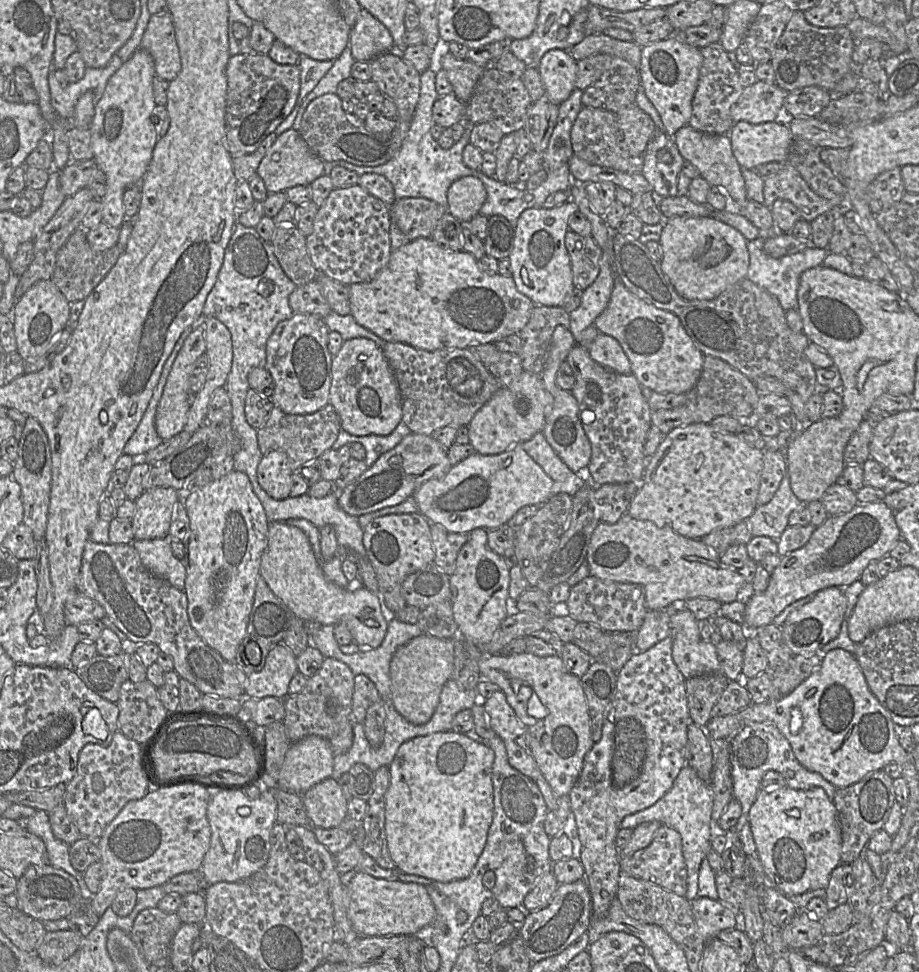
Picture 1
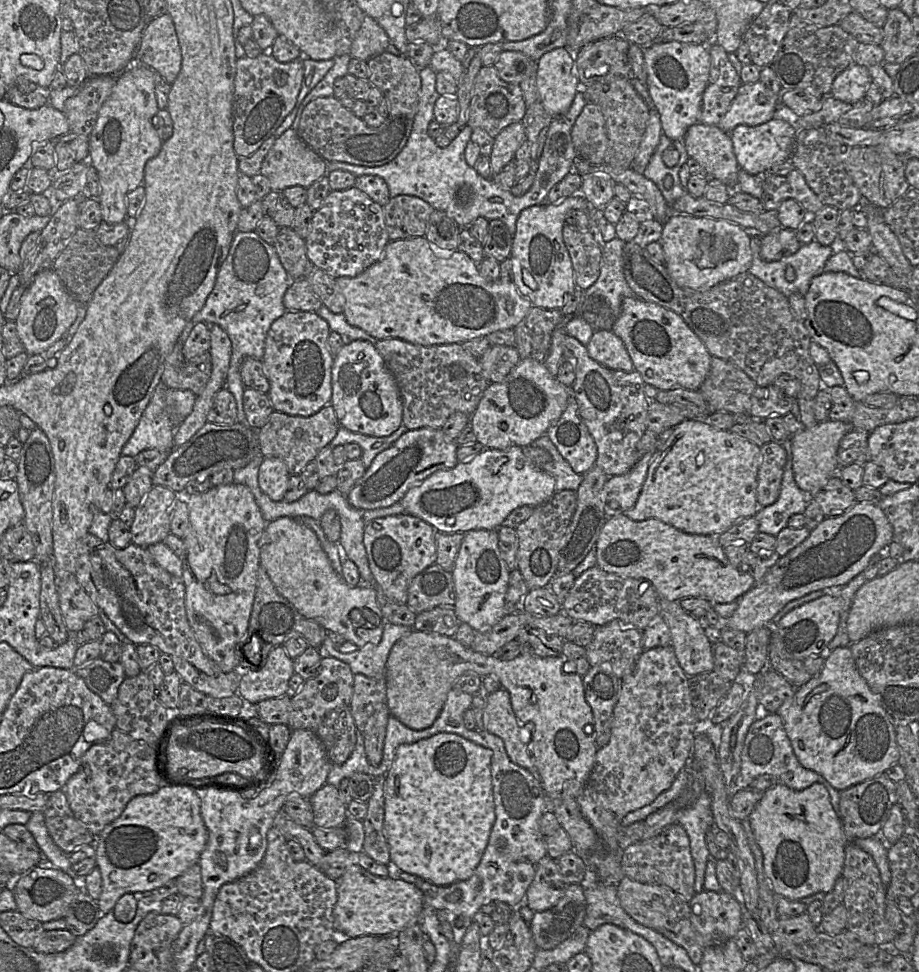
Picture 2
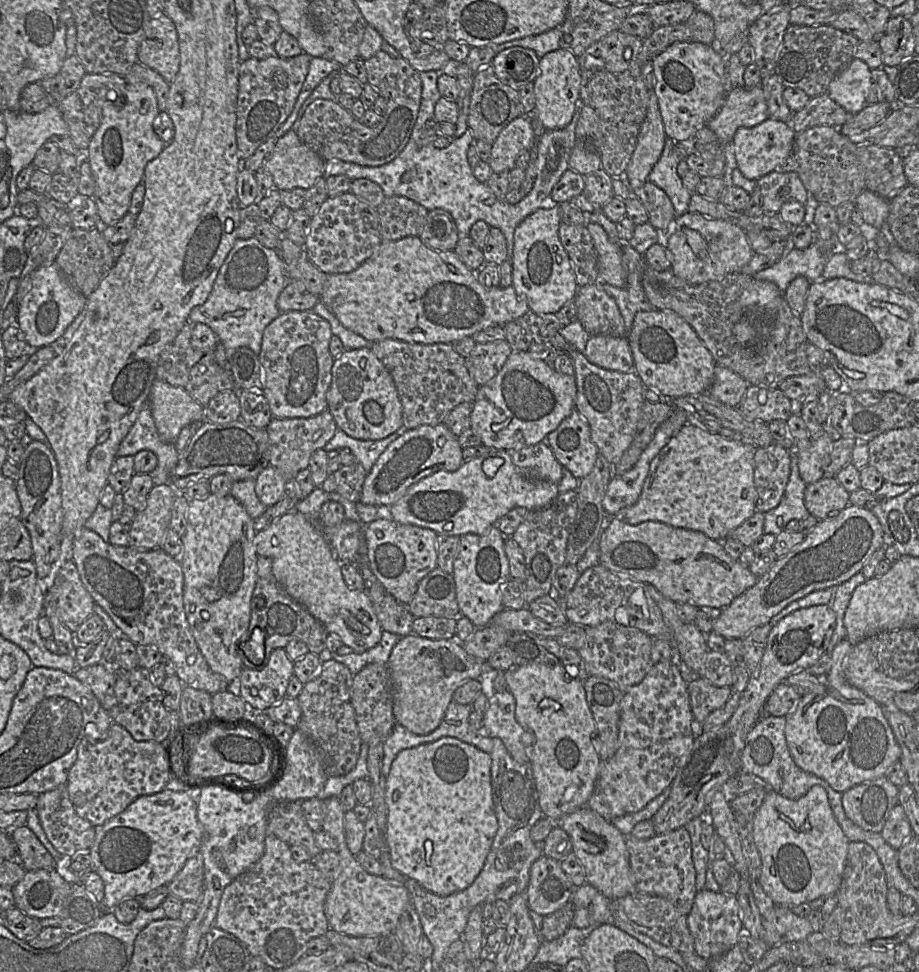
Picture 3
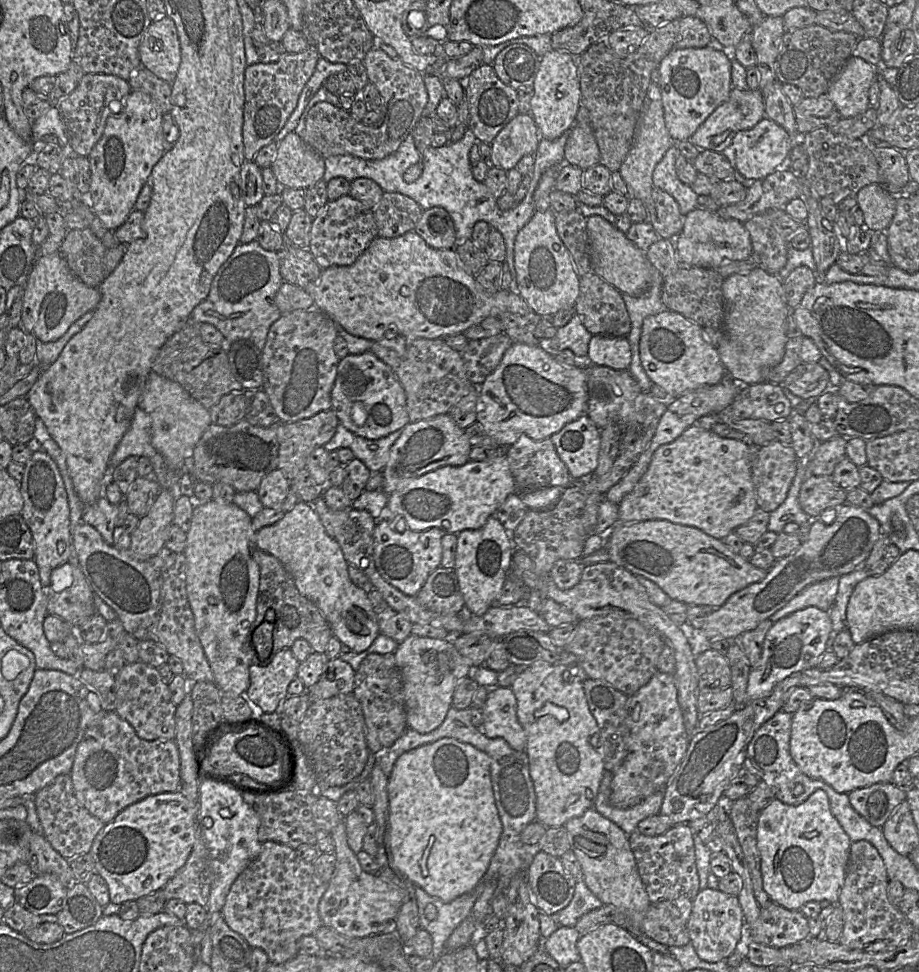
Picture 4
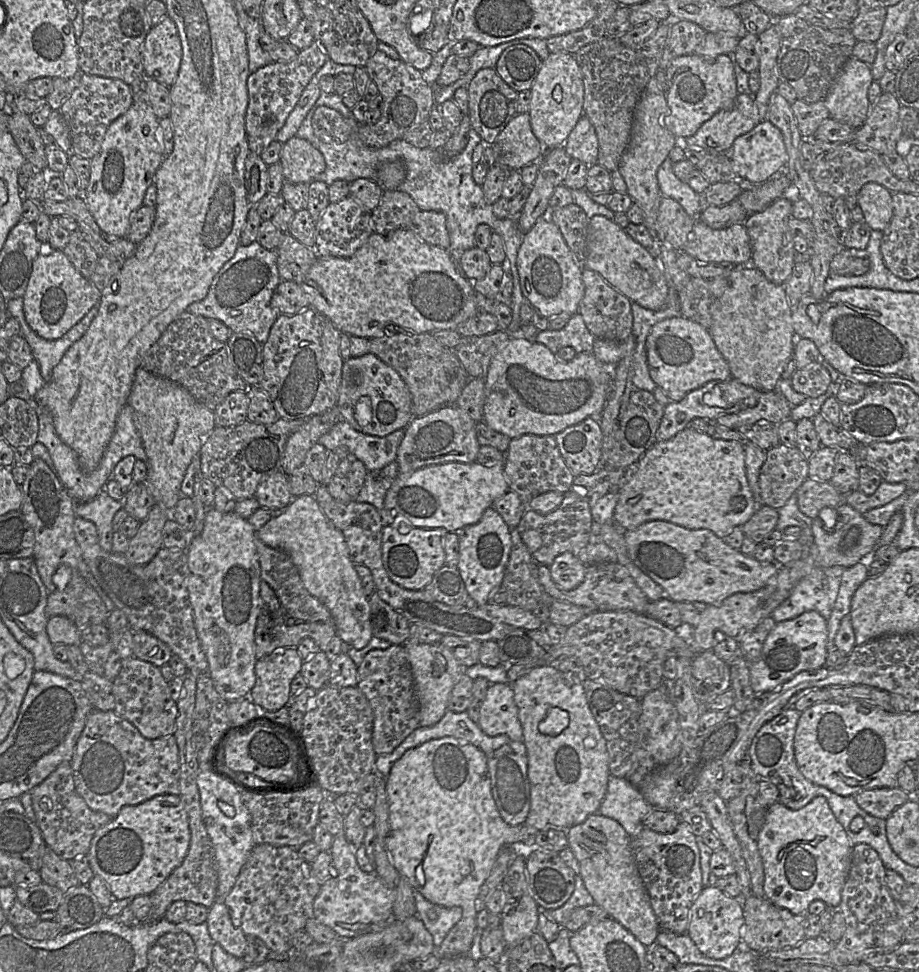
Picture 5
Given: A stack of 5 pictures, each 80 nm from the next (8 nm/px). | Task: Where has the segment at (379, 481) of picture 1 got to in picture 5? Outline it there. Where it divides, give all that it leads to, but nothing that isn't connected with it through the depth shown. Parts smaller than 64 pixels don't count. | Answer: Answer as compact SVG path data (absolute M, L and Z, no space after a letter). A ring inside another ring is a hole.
M446 406L423 417L413 418L404 429L405 435L397 450L395 462L398 464L399 475L410 474L427 466L447 462L476 462L477 454L481 447L477 440L476 425L477 422L455 406Z

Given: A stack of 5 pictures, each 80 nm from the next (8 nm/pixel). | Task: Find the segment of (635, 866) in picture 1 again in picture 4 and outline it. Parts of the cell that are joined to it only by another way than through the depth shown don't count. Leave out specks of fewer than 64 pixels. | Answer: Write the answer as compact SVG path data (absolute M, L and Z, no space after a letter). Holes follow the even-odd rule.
M677 824L661 835L646 836L637 829L629 835L638 873L651 904L663 904L674 918L687 924L692 905L700 891L693 832L689 824Z

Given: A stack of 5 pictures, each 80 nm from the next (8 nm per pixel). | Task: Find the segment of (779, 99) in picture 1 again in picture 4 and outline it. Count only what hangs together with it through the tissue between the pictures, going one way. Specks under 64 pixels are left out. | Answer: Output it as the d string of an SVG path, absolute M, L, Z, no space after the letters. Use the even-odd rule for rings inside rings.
M733 87L728 100L721 104L705 122L700 125L688 141L699 149L712 150L720 153L732 144L733 138L739 131L753 128L764 117L766 117L764 98L759 89L740 90Z

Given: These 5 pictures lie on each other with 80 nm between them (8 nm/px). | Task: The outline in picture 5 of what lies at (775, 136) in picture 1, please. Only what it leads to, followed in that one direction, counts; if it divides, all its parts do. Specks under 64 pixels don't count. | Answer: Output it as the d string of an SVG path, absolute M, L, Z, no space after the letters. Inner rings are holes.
M768 119L760 121L751 131L735 139L731 161L734 171L753 184L765 183L777 171L785 172L788 154L781 131Z

